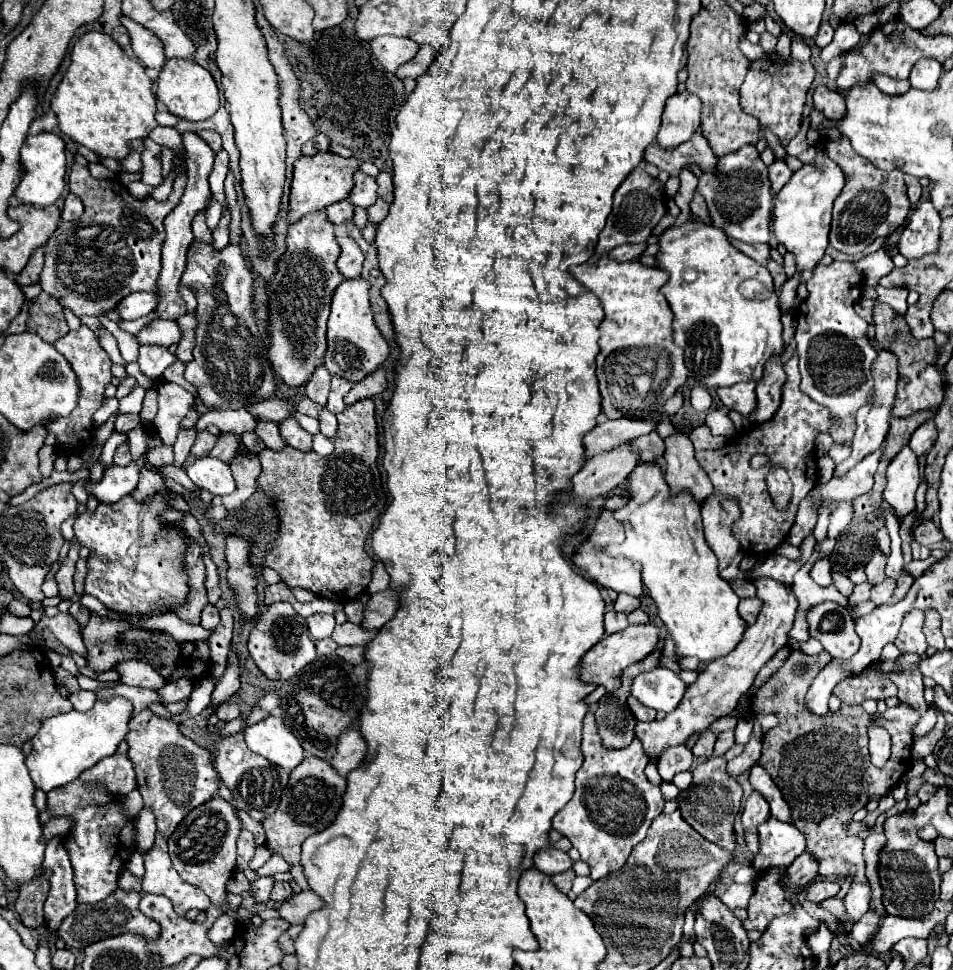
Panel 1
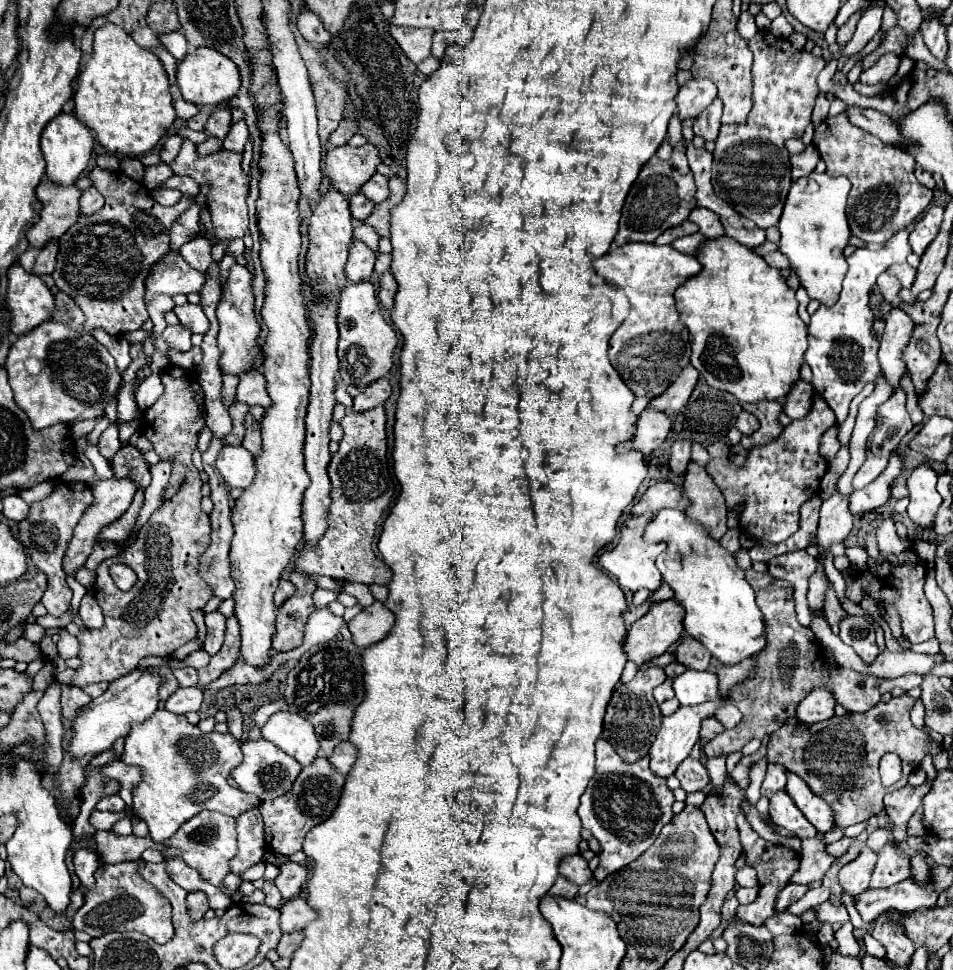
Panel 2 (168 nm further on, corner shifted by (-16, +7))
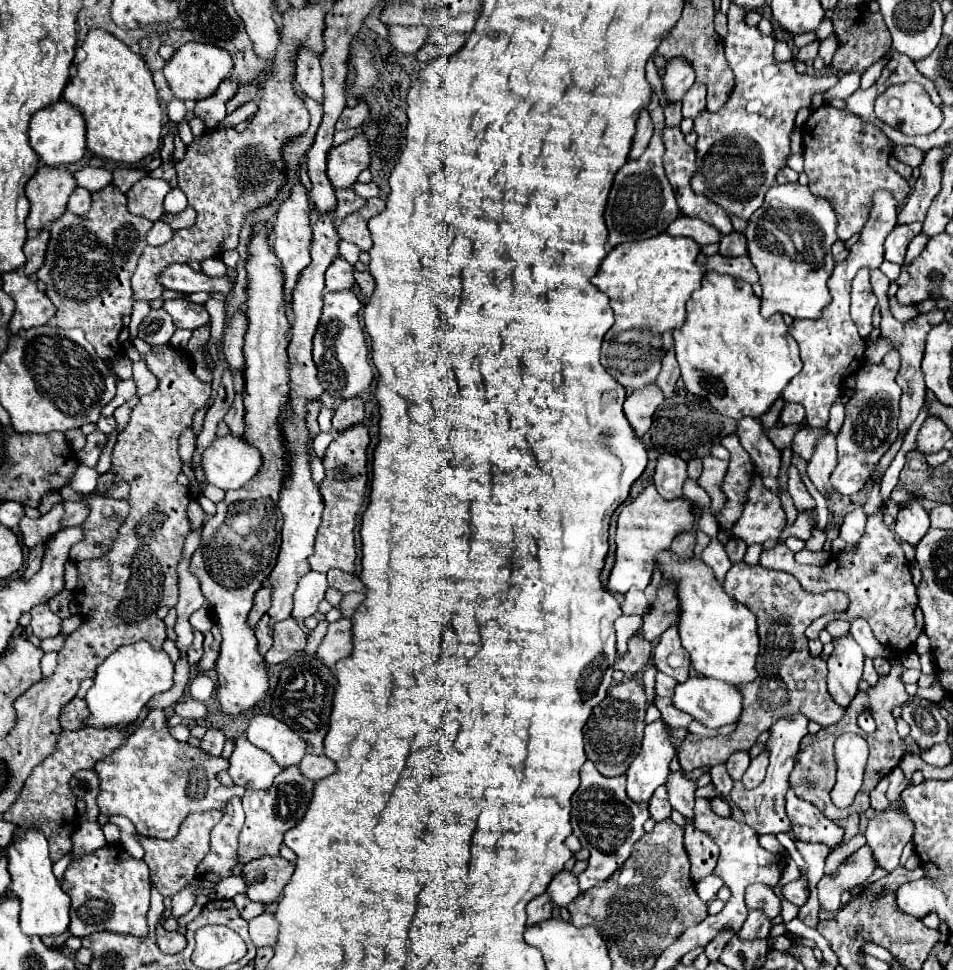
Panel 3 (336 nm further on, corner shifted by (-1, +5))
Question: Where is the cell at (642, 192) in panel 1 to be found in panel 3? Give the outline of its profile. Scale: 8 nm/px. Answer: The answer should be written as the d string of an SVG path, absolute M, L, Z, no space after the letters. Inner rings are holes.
M655 108L651 112L651 120L655 124L655 132L649 142L649 148L643 152L643 156L639 160L629 160L617 172L617 176L613 180L613 188L609 192L609 202L605 208L605 222L607 222L607 230L609 230L607 246L609 248L623 244L623 242L653 238L653 236L665 232L667 226L679 216L677 198L673 194L673 188L665 176L665 168L663 168L663 154L665 154L665 146L661 140L661 134L665 128L663 110Z

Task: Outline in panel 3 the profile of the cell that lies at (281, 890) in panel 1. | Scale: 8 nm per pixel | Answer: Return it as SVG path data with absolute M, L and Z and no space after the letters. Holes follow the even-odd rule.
M281 856L251 860L243 868L243 880L247 882L247 896L253 902L261 904L275 902L281 896L283 886L289 882L293 870L295 866Z

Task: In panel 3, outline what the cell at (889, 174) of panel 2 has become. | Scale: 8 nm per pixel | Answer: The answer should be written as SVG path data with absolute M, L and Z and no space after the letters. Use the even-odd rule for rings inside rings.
M825 104L811 112L809 120L801 128L801 136L803 136L803 158L805 158L805 174L809 176L809 188L813 194L827 198L829 204L833 206L837 216L837 236L843 242L847 242L855 234L861 234L861 230L865 228L865 222L869 220L869 198L873 198L877 190L889 190L897 198L897 204L903 204L907 200L911 188L907 180L889 166L889 138L885 138L885 134L881 134L877 126L865 124L861 122L861 118Z

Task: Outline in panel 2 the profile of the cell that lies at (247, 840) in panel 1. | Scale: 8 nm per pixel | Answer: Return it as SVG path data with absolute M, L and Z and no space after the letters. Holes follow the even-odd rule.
M252 808L252 810L242 812L236 818L236 832L238 832L238 852L228 862L228 866L230 866L230 872L242 874L250 866L258 864L266 852L260 810Z

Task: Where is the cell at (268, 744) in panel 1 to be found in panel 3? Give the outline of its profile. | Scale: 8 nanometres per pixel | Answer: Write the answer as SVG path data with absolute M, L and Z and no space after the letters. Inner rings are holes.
M253 716L247 726L247 738L257 748L269 752L281 768L299 764L305 756L305 742L275 716Z

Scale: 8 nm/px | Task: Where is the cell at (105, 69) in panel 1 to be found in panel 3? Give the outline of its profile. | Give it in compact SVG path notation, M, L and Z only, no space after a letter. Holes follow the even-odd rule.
M89 30L87 38L81 46L85 50L85 60L77 64L77 76L67 84L63 98L81 110L87 124L87 148L107 160L135 164L155 152L161 146L163 132L163 112L157 104L157 88L153 86L153 78L145 60L139 54L133 54L129 46L117 40L113 34L105 30Z

